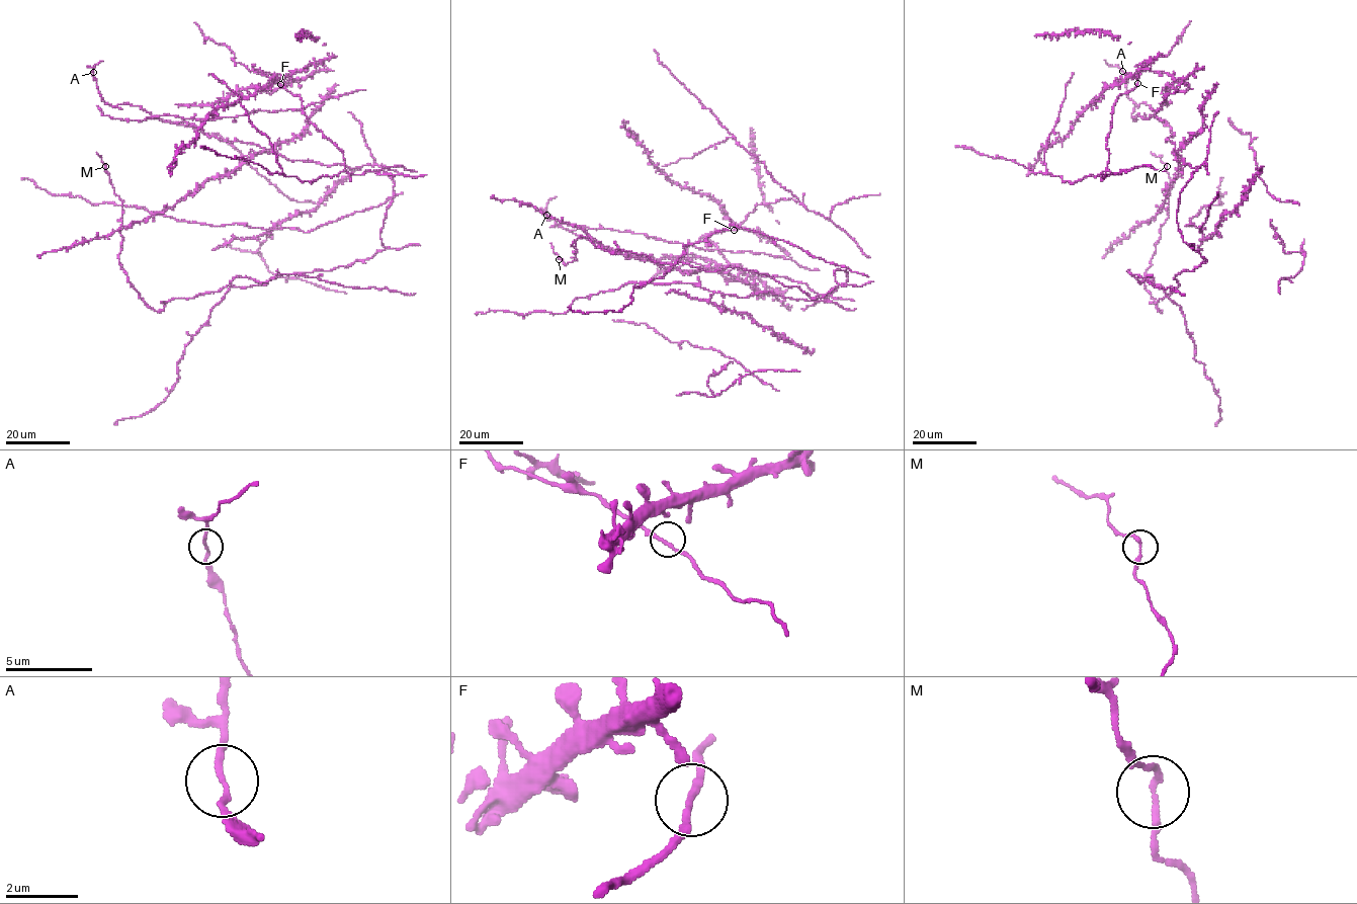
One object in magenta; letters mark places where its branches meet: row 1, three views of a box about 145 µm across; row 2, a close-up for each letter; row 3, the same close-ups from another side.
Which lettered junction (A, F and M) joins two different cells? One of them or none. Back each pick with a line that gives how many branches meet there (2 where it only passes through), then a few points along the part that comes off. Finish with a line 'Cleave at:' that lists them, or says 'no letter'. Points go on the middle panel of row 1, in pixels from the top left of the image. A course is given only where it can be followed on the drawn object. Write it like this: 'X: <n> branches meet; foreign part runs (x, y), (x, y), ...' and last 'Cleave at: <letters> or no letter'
Cleave at: no letter

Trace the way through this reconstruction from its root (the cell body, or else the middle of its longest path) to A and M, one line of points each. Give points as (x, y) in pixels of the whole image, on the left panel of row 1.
A: (281, 155), (251, 143), (221, 141), (184, 121), (160, 120), (139, 106), (109, 105), (100, 95), (93, 73)
M: (281, 155), (379, 165), (394, 184), (386, 248), (158, 311), (118, 261), (122, 200), (105, 166)

